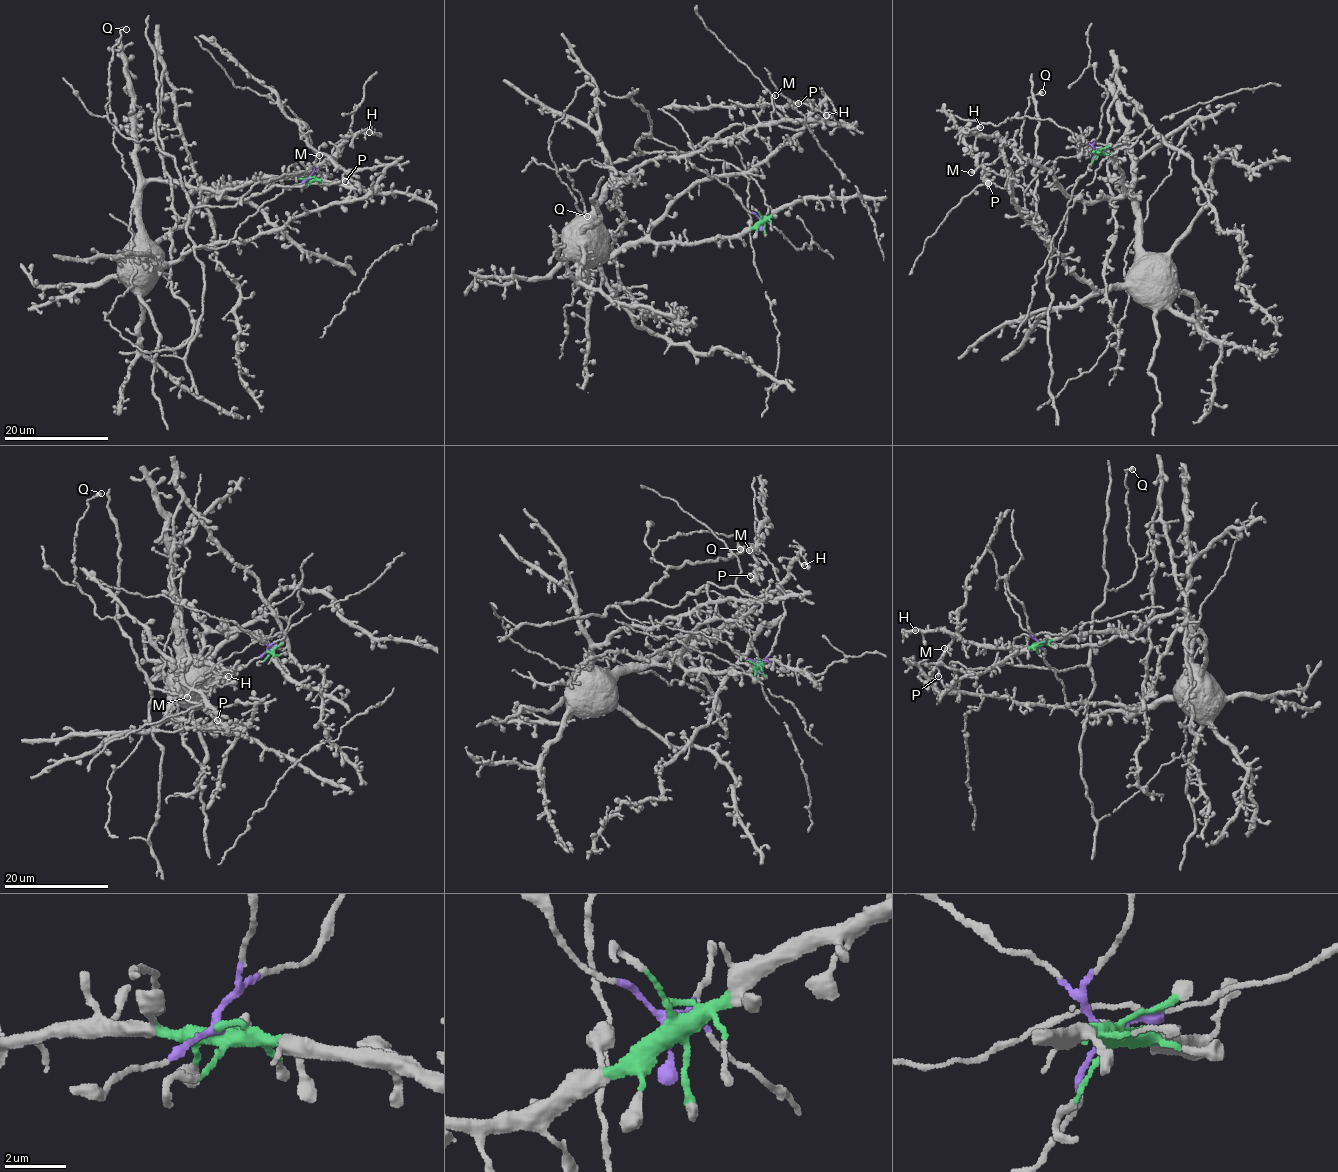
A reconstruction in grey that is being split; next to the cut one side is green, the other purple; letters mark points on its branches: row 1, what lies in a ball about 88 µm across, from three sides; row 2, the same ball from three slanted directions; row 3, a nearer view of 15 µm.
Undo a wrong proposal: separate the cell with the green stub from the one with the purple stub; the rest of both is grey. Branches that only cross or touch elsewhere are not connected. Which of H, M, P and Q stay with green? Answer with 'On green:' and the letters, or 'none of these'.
On green: H

